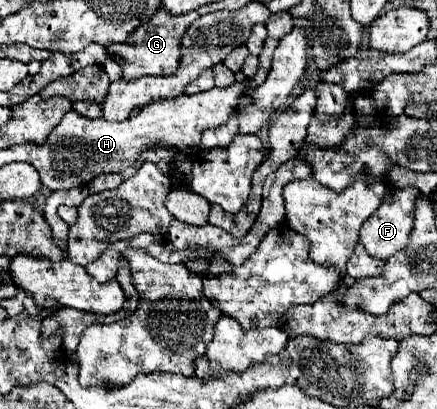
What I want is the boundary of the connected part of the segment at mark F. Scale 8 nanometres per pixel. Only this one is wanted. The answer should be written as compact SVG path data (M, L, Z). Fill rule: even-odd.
M406 187L406 189L388 189L382 205L378 207L378 211L374 215L370 215L362 229L360 229L360 241L364 245L364 249L368 251L368 255L386 261L388 257L392 257L394 253L406 249L410 233L414 229L414 201L416 201L418 191L414 187Z

